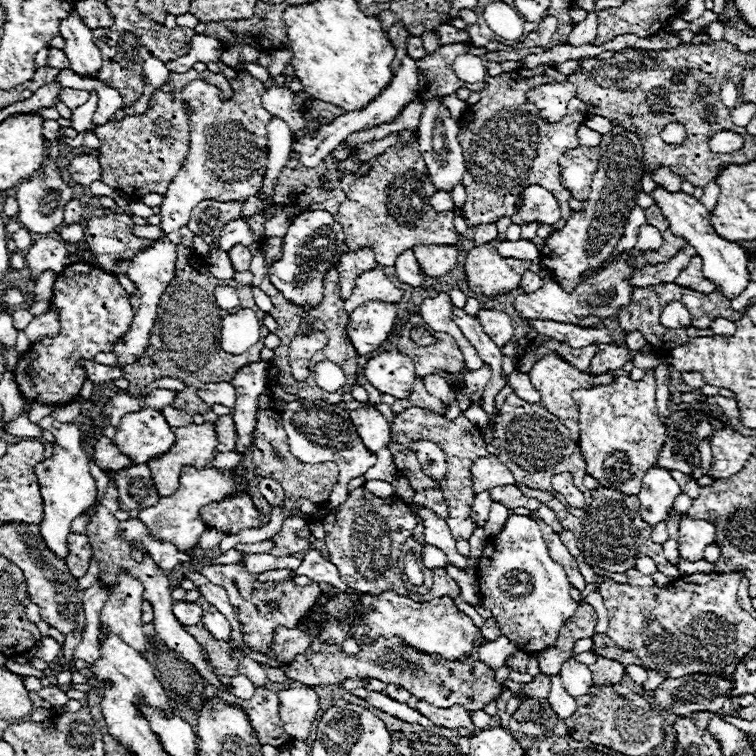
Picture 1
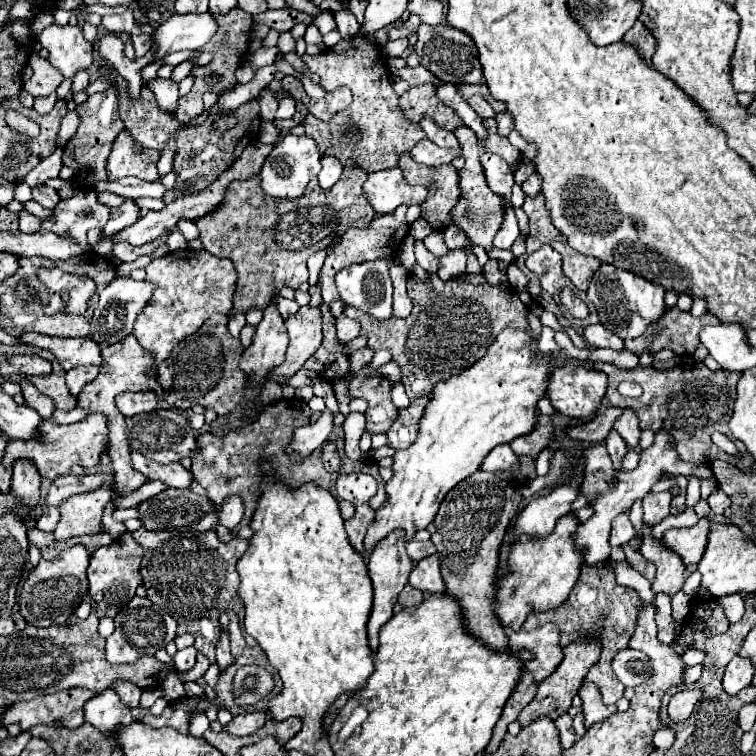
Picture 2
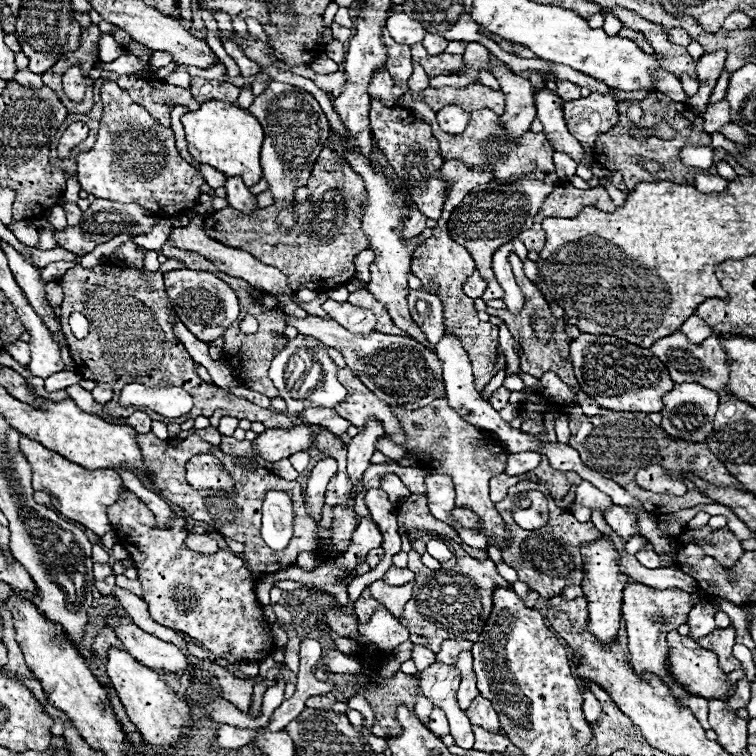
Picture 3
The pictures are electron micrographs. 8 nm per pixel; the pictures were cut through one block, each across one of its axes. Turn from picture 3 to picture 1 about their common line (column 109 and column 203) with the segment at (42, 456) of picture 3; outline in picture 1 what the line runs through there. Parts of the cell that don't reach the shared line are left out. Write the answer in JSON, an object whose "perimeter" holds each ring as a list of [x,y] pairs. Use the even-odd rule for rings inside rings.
{"perimeter":[[[184,466],[180,472],[180,486],[172,496],[160,498],[158,504],[140,510],[140,520],[150,528],[150,532],[166,542],[176,544],[182,552],[194,548],[202,536],[202,532],[206,530],[204,520],[200,518],[200,508],[212,502],[222,502],[228,496],[238,494],[240,486],[242,486],[244,474],[238,468],[202,468],[196,470],[192,466]]]}

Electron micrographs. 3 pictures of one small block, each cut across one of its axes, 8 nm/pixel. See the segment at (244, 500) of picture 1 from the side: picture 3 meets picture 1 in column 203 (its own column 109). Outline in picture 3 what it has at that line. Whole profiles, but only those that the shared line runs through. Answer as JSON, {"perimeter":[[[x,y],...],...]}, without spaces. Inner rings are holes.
{"perimeter":[[[130,492],[122,494],[120,500],[108,508],[108,518],[118,532],[120,544],[126,546],[138,568],[144,602],[158,624],[188,634],[204,648],[212,650],[216,658],[228,662],[256,662],[272,652],[274,640],[264,620],[262,606],[256,602],[254,576],[242,558],[228,550],[218,550],[208,556],[186,550],[186,518],[176,516],[170,528],[156,530],[154,514]]]}

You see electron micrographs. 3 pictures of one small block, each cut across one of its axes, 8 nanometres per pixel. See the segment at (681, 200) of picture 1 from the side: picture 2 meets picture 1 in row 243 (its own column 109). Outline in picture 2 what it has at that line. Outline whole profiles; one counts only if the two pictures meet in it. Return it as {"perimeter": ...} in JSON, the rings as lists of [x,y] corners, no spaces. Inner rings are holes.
{"perimeter":[[[106,688],[84,704],[84,718],[102,734],[108,734],[112,726],[132,722],[130,708],[120,702],[118,694],[112,688]]]}

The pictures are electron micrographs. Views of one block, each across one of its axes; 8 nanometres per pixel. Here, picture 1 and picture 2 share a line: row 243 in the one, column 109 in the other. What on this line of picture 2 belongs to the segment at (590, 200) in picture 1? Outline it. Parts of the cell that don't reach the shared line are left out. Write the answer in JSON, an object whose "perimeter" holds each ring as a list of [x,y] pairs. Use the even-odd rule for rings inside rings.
{"perimeter":[[[128,532],[120,536],[114,544],[98,548],[90,556],[88,564],[88,582],[90,582],[90,598],[96,602],[96,616],[98,618],[114,618],[132,598],[136,588],[142,584],[140,582],[140,558],[142,558],[142,548],[134,538],[128,538]]]}

